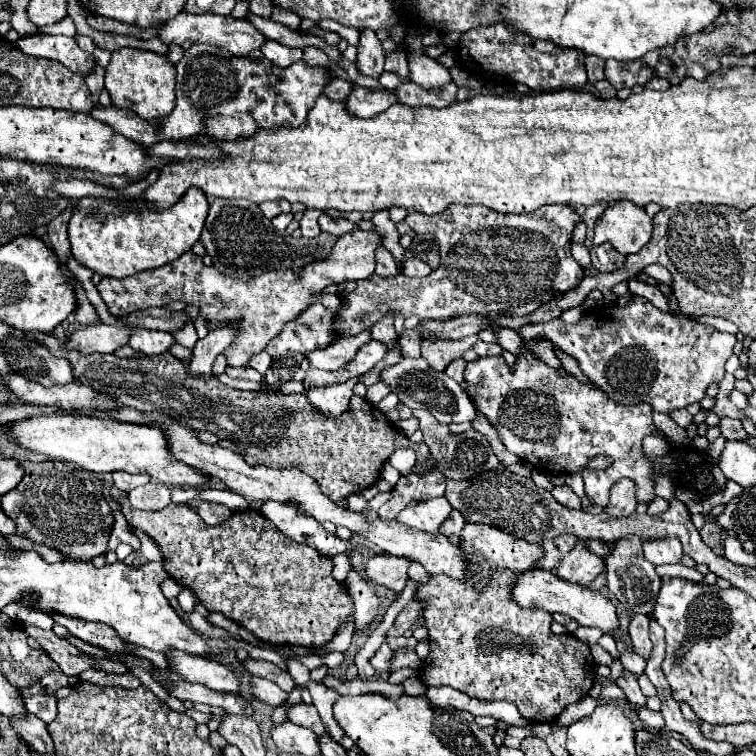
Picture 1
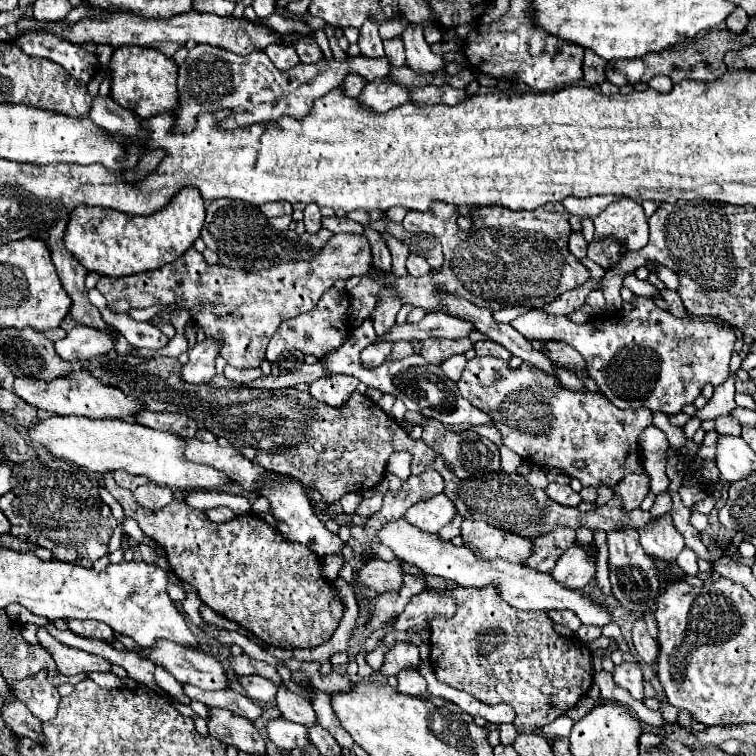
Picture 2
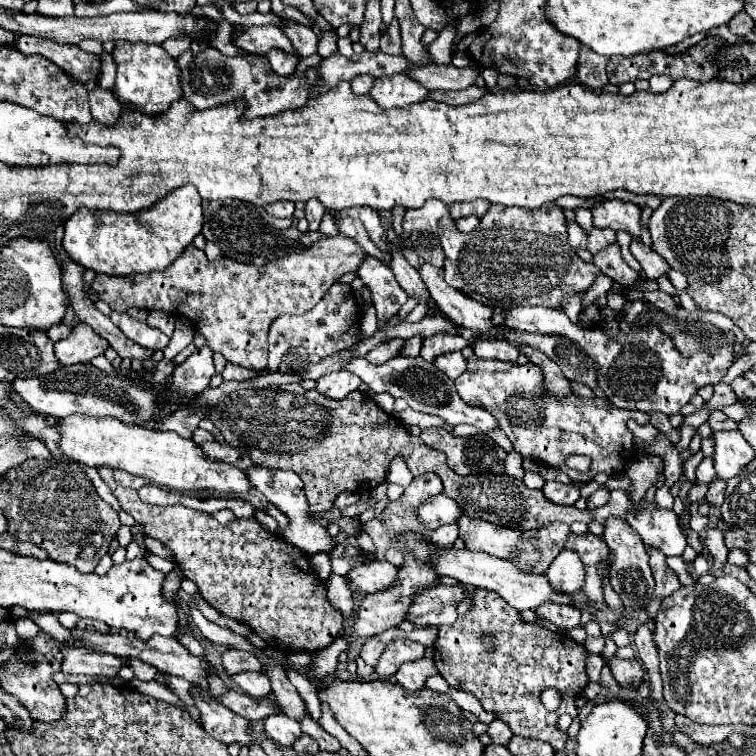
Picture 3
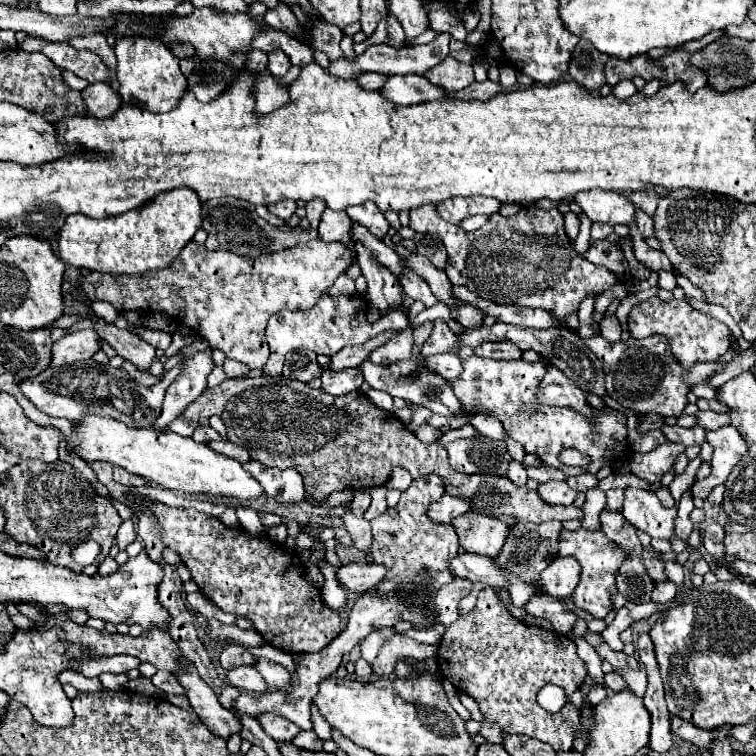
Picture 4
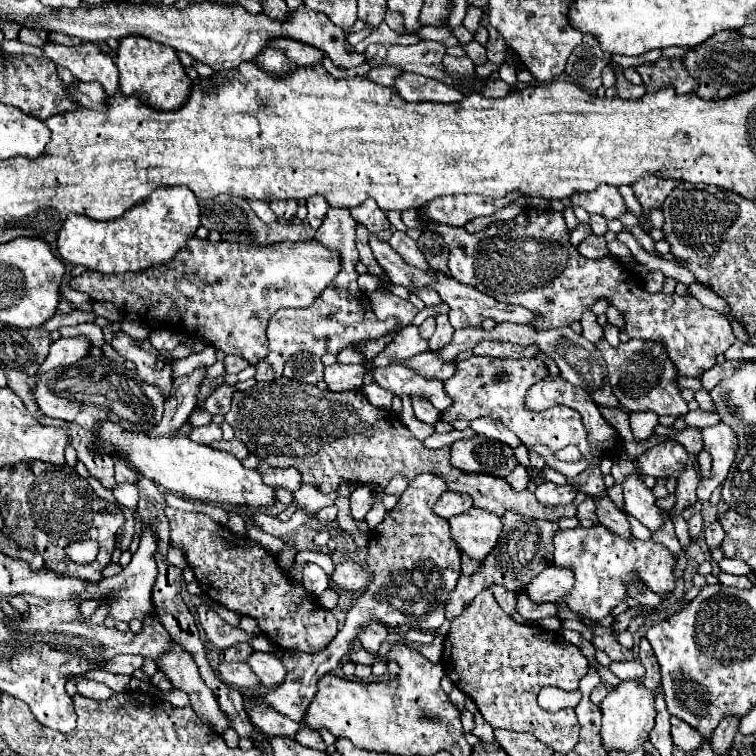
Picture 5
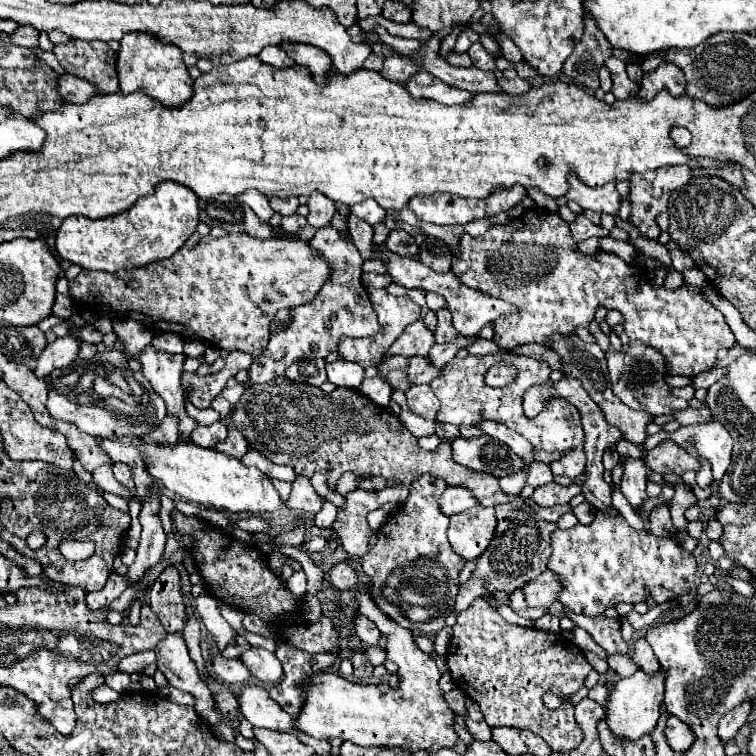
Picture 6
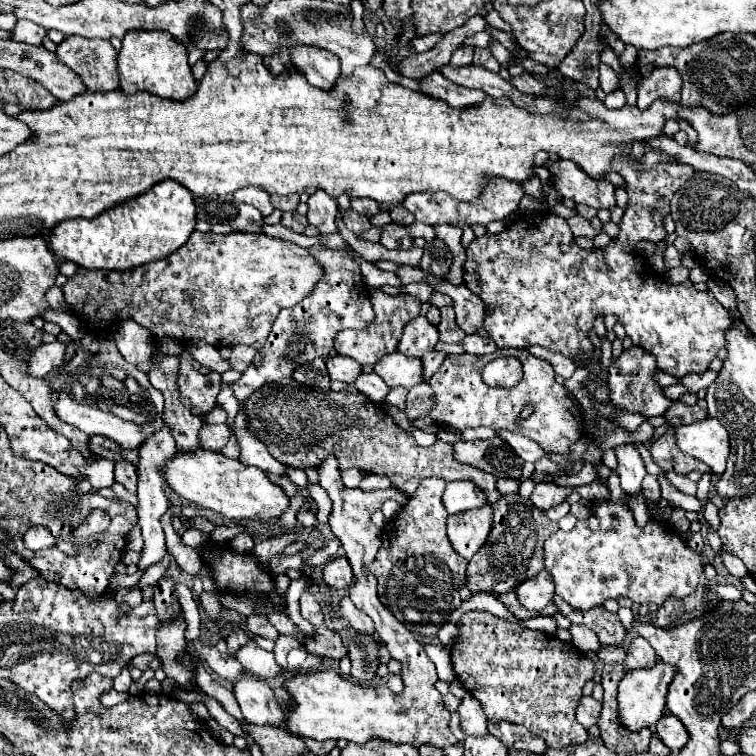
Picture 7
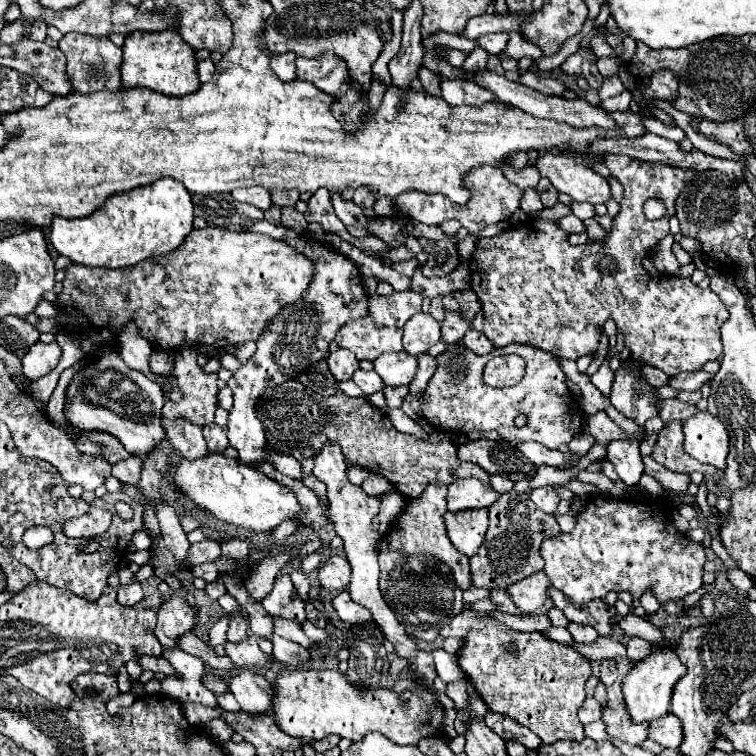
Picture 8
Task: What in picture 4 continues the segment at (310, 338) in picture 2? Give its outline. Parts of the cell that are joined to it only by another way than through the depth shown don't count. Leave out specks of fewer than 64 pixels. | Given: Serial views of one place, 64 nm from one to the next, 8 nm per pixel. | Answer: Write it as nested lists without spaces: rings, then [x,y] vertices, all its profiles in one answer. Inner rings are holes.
[[[342,274],[334,286],[330,286],[320,302],[316,306],[312,306],[312,310],[306,312],[280,312],[274,314],[266,326],[266,340],[270,346],[270,358],[264,366],[264,374],[266,376],[278,376],[282,374],[282,364],[286,354],[294,352],[294,350],[310,350],[314,354],[324,354],[324,356],[334,356],[338,350],[342,350],[344,346],[352,346],[352,344],[364,344],[366,340],[386,332],[386,330],[404,330],[408,328],[408,318],[404,316],[404,312],[390,312],[388,316],[382,316],[376,324],[368,324],[366,322],[366,312],[368,312],[368,302],[364,300],[364,296],[360,296],[354,288],[354,280],[350,280],[346,274]]]

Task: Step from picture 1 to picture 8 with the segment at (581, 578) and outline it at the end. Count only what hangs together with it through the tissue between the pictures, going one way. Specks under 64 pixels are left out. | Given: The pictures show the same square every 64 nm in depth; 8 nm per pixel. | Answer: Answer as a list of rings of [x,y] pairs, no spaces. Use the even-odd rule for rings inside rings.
[[[540,572],[516,582],[516,586],[508,586],[508,594],[524,614],[534,614],[548,600],[548,586],[552,586],[552,582],[544,572]]]

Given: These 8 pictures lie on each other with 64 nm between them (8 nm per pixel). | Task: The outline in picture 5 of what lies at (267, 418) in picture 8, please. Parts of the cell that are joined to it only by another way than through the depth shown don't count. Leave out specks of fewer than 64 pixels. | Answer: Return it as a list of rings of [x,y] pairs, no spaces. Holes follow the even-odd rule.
[[[282,376],[272,382],[258,382],[250,390],[236,392],[232,396],[230,412],[224,418],[250,454],[264,458],[264,462],[274,468],[294,466],[302,474],[304,484],[314,486],[322,494],[336,492],[340,482],[350,482],[352,486],[378,484],[384,488],[396,474],[404,474],[412,480],[422,472],[430,472],[440,476],[450,492],[468,494],[476,508],[488,510],[496,516],[504,516],[504,512],[516,512],[534,520],[576,516],[574,506],[544,506],[536,500],[534,492],[516,492],[504,478],[456,470],[450,464],[448,446],[436,450],[424,448],[424,444],[400,422],[398,414],[372,406],[362,390],[332,394],[318,390],[314,384]]]

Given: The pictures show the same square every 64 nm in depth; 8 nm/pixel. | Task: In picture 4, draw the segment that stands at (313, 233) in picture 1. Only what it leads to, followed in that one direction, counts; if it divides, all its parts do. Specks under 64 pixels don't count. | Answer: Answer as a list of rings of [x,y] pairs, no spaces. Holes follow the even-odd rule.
[[[314,198],[306,204],[306,218],[310,220],[310,228],[318,228],[318,222],[320,222],[324,208],[326,208],[326,204],[320,198]]]

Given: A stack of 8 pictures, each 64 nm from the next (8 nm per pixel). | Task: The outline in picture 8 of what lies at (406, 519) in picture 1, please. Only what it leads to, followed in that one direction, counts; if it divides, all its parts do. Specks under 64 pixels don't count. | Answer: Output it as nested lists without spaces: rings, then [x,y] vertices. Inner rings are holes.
[[[476,478],[456,480],[448,486],[446,502],[450,512],[468,510],[468,508],[488,508],[498,500],[498,492],[494,492],[490,486],[482,486]]]

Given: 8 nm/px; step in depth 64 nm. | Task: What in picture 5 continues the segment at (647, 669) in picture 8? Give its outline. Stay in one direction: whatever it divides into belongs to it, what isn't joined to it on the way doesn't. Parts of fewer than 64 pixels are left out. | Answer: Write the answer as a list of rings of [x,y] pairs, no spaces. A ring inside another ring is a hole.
[[[620,682],[620,686],[614,688],[600,702],[600,710],[602,710],[600,738],[602,738],[602,748],[606,750],[606,754],[610,754],[612,750],[632,752],[640,748],[648,740],[650,730],[654,728],[654,718],[656,718],[654,692],[646,690],[646,686],[638,682]]]

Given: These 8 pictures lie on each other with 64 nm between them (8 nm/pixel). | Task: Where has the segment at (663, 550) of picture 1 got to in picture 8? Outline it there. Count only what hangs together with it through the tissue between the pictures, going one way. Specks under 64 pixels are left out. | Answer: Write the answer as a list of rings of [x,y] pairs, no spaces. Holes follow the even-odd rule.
[[[636,440],[610,442],[606,458],[614,464],[620,480],[626,486],[636,486],[640,482],[644,466],[642,466],[642,456],[640,456]]]

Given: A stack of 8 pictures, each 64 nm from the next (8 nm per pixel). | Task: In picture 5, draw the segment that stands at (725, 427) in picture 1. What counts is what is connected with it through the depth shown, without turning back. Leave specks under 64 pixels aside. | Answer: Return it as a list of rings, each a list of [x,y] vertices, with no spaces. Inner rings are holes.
[[[700,408],[688,412],[684,418],[686,418],[688,426],[694,426],[694,428],[708,428],[708,426],[714,426],[720,422],[720,416],[716,412],[706,412]]]

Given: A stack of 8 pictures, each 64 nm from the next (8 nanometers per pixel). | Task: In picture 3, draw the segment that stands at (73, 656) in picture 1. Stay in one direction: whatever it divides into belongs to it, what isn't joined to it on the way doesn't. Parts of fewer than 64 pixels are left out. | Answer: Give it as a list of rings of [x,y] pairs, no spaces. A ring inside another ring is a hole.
[[[60,646],[60,654],[62,654],[60,670],[64,674],[116,676],[120,666],[124,666],[124,658],[120,656],[100,654],[100,652],[78,648],[78,646]]]

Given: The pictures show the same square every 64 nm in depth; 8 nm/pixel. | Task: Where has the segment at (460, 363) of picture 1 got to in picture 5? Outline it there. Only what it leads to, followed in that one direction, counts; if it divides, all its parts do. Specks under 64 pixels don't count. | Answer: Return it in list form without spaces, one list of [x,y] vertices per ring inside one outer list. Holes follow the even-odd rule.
[[[432,352],[418,354],[416,358],[410,358],[408,362],[402,362],[402,364],[412,366],[412,370],[418,370],[420,374],[428,378],[440,378],[440,380],[448,380],[456,372],[456,362],[446,362],[438,354],[432,354]]]

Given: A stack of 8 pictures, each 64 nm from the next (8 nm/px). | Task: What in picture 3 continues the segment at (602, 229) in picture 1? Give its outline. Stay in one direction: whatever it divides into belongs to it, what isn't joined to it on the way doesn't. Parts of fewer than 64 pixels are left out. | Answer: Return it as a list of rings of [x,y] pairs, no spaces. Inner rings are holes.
[[[606,200],[602,204],[596,204],[592,210],[594,226],[596,228],[612,228],[612,230],[624,230],[632,238],[638,238],[642,244],[648,246],[650,234],[648,228],[642,224],[642,208],[634,202],[624,200]]]

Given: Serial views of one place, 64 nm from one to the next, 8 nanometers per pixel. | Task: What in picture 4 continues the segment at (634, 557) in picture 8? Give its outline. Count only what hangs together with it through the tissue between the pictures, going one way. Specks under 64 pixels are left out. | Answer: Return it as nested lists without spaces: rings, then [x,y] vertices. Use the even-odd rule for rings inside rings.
[[[580,528],[576,532],[570,532],[570,530],[562,532],[558,556],[574,556],[582,566],[580,584],[576,586],[576,590],[572,594],[576,608],[590,612],[596,618],[606,618],[608,612],[612,610],[610,594],[616,592],[616,582],[614,582],[616,570],[620,568],[620,562],[624,562],[624,554],[620,554],[620,550],[616,550],[616,546],[612,546],[612,542],[608,542],[608,538],[604,538],[602,530],[592,532],[592,530]],[[644,550],[644,564],[646,564],[646,570],[648,570],[648,574],[652,576],[652,580],[654,580],[654,582],[658,582],[658,580],[666,578],[662,560],[658,560],[658,558],[656,558],[652,552],[648,552],[648,550]]]

